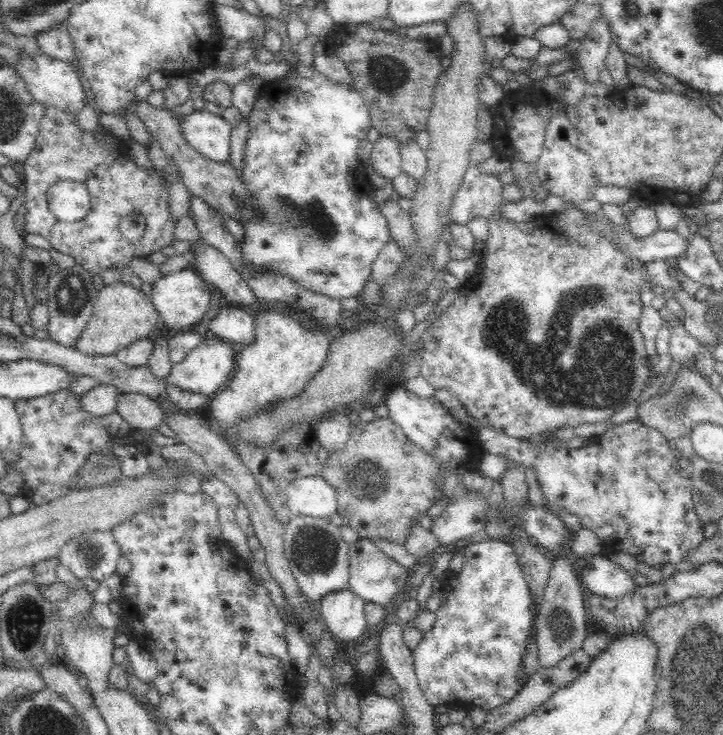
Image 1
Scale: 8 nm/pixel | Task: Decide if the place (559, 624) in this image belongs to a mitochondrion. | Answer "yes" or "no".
yes

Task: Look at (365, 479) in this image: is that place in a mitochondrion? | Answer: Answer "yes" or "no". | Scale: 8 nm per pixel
yes

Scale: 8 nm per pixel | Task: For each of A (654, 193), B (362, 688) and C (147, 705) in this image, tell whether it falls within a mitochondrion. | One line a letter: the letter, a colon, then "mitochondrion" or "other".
A: other
B: other
C: other

